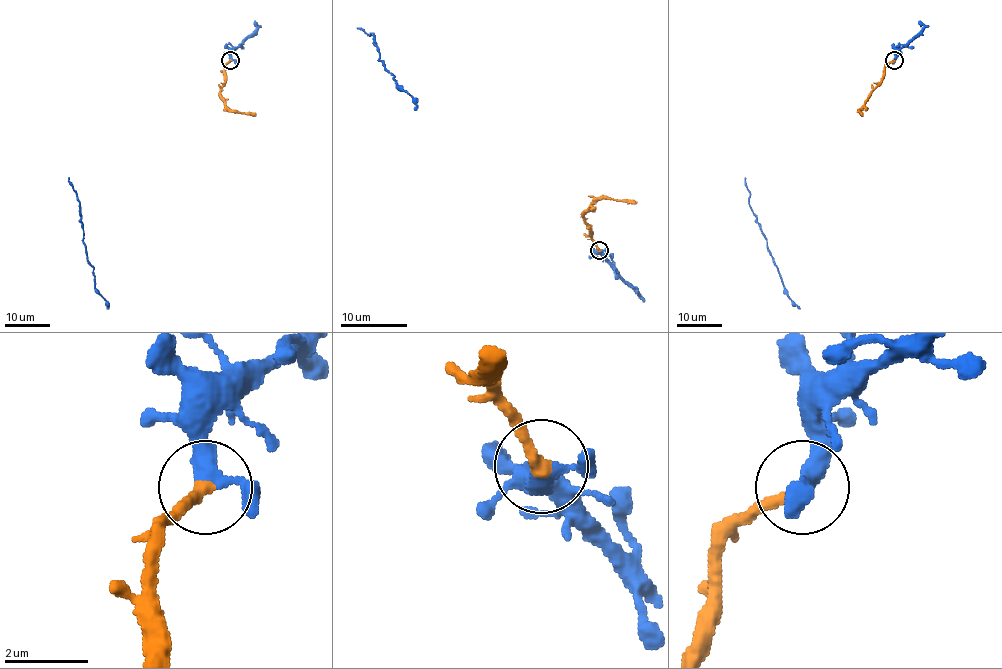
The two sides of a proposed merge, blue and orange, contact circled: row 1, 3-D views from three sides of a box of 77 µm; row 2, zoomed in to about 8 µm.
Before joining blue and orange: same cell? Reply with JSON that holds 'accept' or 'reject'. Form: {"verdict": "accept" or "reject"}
{"verdict": "accept"}

